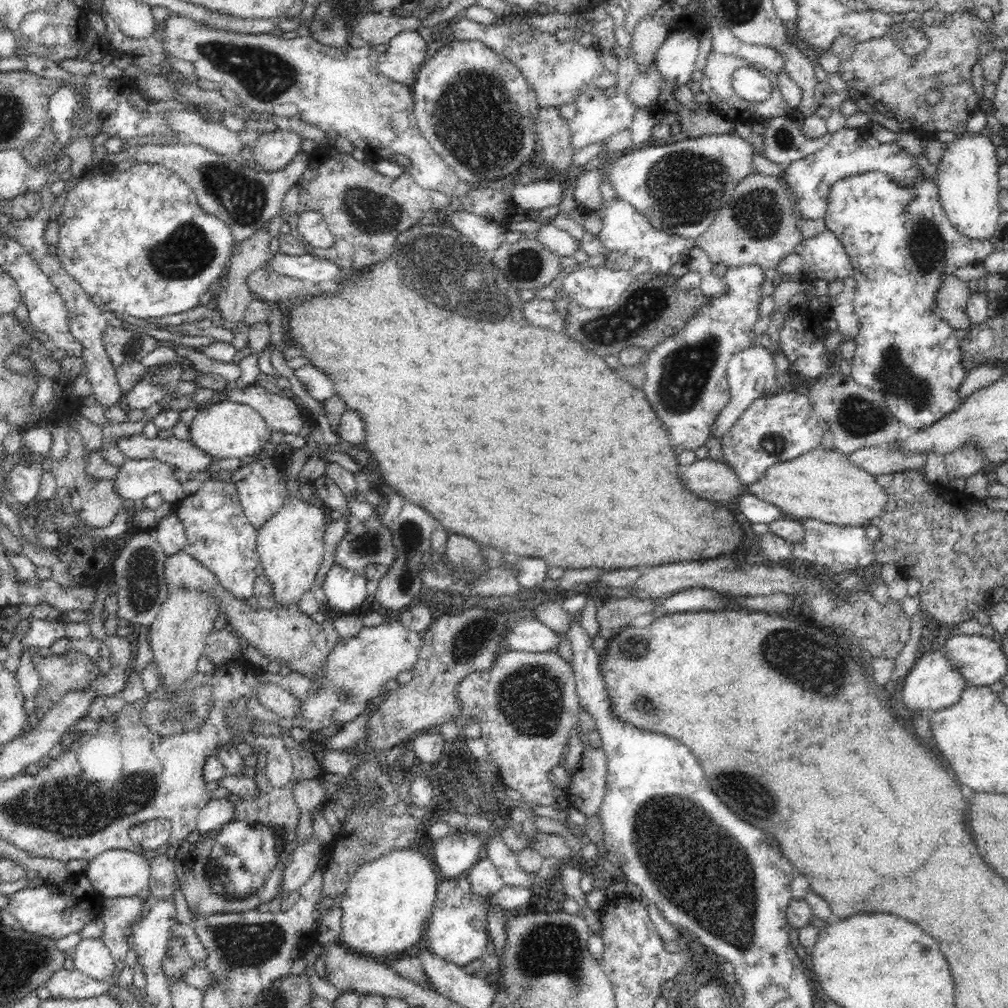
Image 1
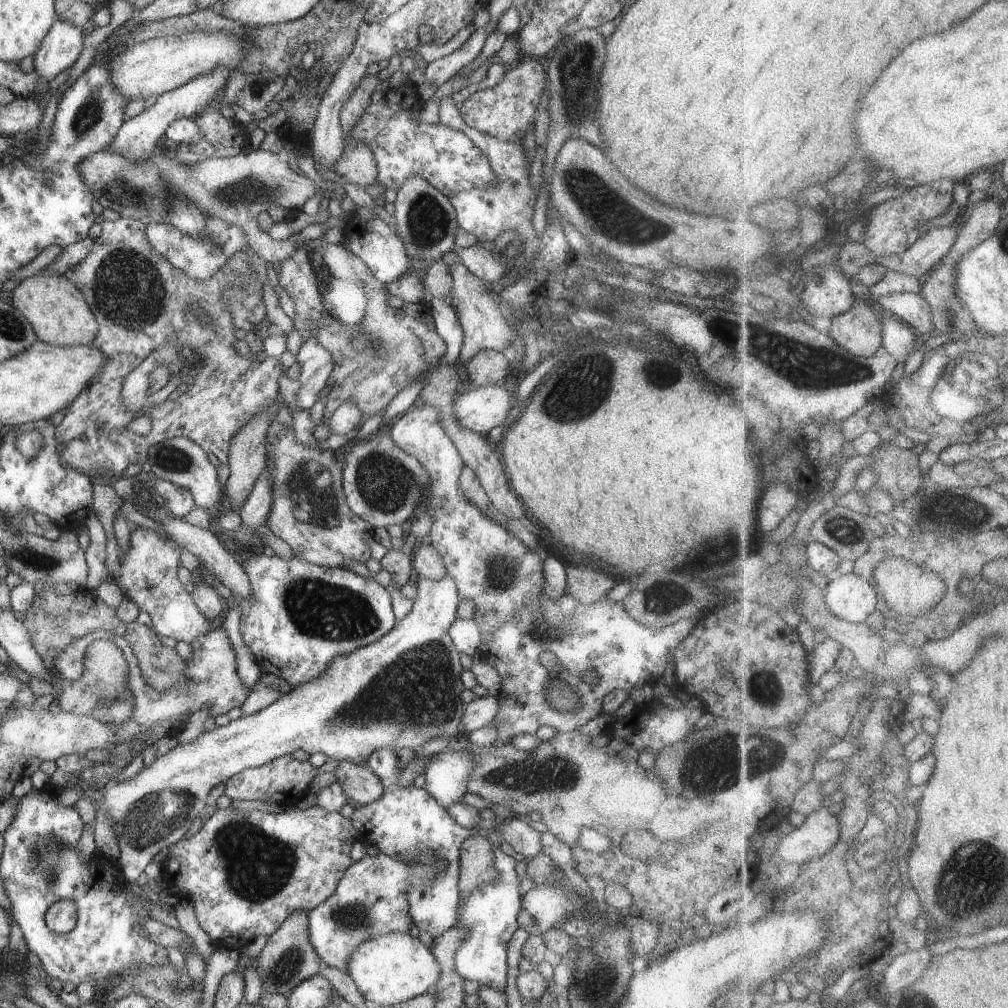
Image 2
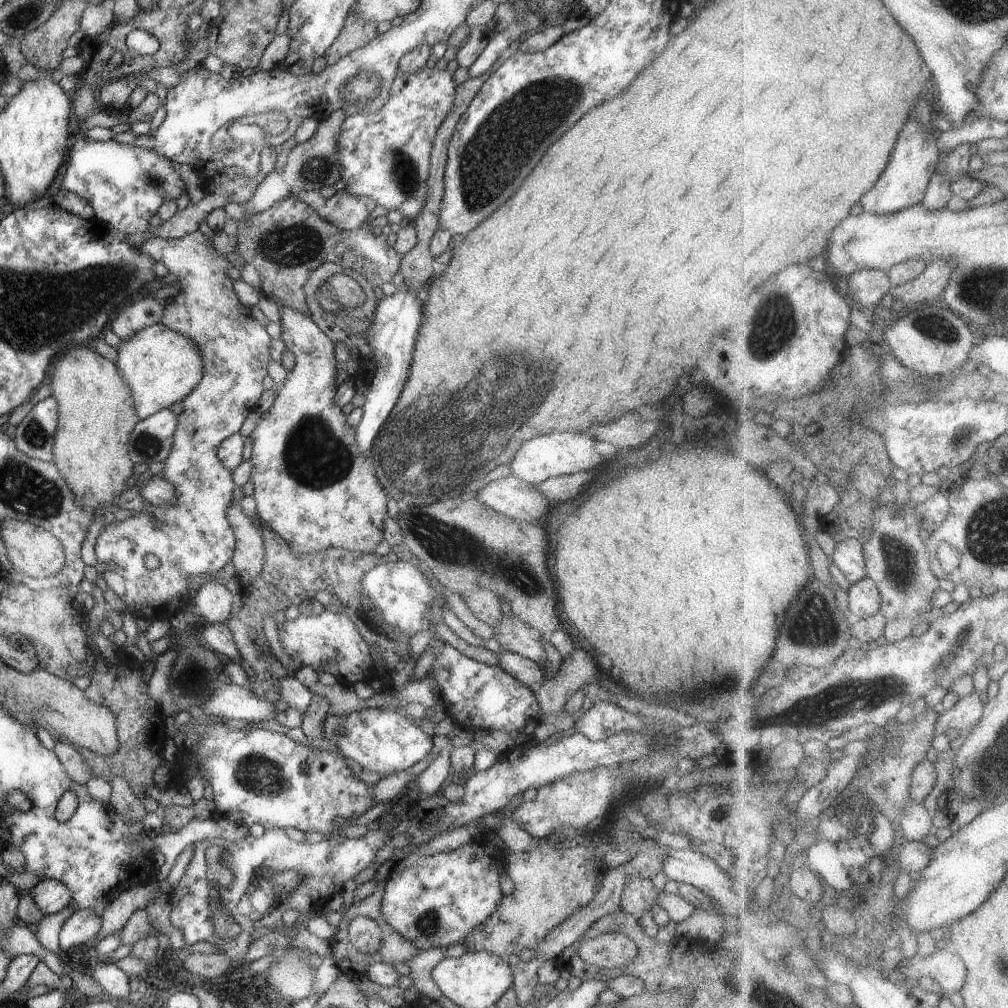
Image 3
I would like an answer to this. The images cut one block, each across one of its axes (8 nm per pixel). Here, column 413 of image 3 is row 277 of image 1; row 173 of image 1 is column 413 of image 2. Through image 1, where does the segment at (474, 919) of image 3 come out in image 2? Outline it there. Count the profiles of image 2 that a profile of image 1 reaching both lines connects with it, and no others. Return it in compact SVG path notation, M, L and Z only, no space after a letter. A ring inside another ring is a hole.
M402 854L366 855L353 862L342 875L336 890L316 908L308 911L310 942L319 958L329 967L348 972L350 954L360 942L378 935L399 932L409 934L413 926L407 902L408 889L420 882L430 882L438 872L448 868L448 860L442 858L436 864L430 862L404 862Z

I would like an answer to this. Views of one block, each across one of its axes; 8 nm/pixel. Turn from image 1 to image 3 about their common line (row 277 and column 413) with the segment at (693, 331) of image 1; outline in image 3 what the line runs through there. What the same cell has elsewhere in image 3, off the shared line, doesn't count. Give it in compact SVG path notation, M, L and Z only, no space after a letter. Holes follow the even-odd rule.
M393 707L362 708L345 716L327 715L324 718L323 738L333 741L348 761L354 760L365 771L378 772L382 776L410 770L431 752L432 737Z

